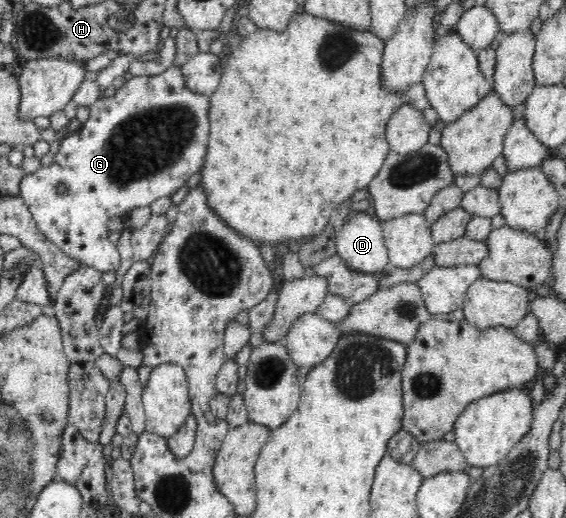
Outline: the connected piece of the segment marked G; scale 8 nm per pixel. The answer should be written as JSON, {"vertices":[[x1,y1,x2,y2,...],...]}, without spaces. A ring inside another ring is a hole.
{"vertices":[[172,65,159,75,134,75,116,89,114,96,101,97,89,108,90,118,76,133,61,141,52,164,22,178,19,196,28,205,39,231,52,244,82,265,96,267,103,273,116,272,121,256,117,246,108,240,108,218,125,218,133,208,150,206,158,198,173,195,188,178,201,170,210,126,209,97,191,92,180,67],[60,183,66,185,64,195,56,192]]}

